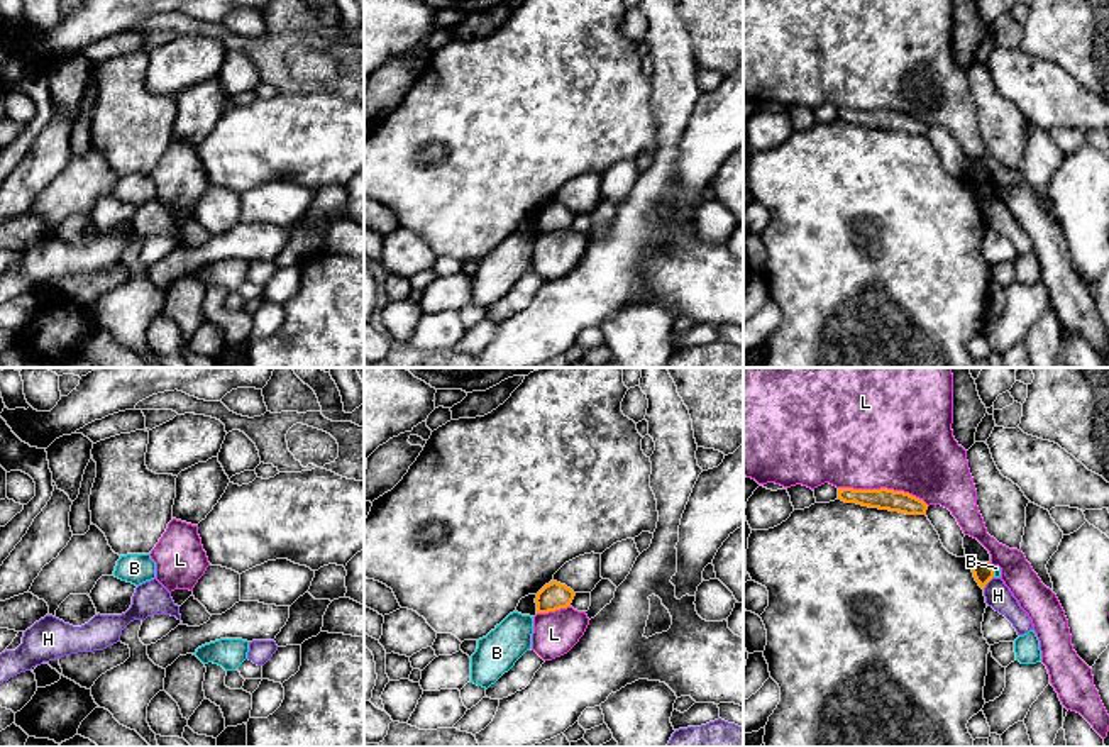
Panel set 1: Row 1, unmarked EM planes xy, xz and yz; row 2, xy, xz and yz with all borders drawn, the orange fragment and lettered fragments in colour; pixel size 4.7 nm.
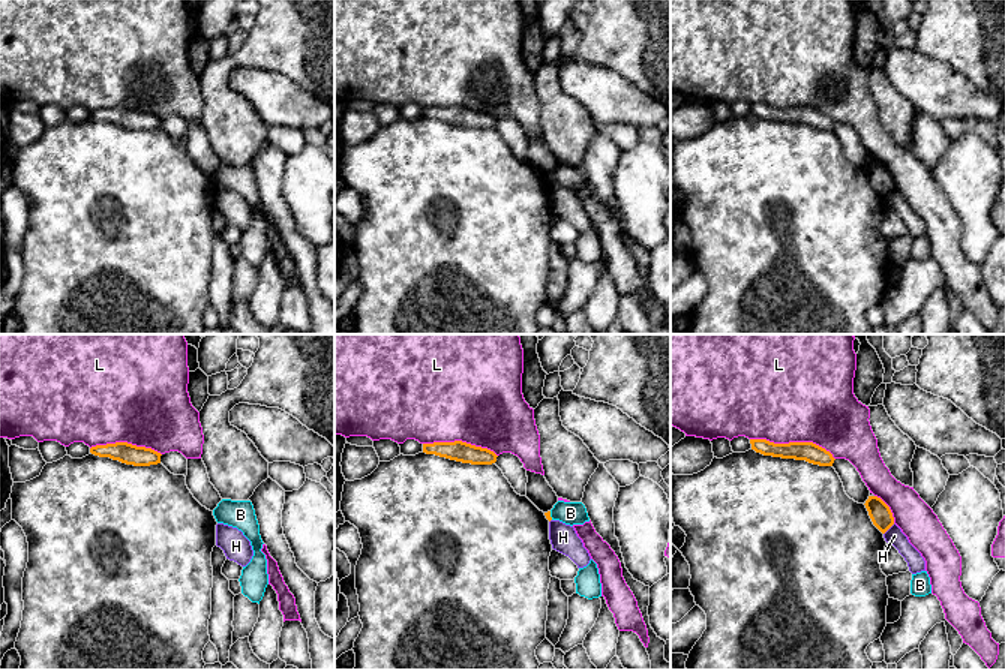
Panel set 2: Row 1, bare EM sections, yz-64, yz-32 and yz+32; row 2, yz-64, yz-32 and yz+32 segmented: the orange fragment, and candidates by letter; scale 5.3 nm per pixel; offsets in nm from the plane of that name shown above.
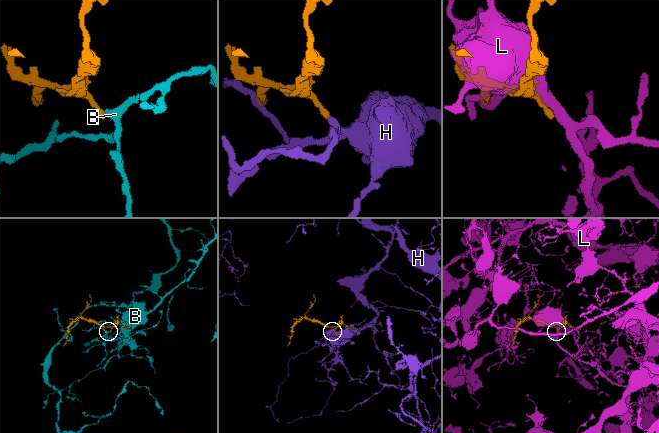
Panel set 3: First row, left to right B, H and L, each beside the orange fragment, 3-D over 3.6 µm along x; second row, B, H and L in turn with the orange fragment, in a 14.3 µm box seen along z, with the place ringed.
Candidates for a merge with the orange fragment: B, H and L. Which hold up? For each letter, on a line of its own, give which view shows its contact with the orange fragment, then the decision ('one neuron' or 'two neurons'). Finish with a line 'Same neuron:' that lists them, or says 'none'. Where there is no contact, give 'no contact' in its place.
B: meets orange in yz; two neurons
H: meets orange in yz; two neurons
L: meets orange in yz; two neurons
Same neuron: none

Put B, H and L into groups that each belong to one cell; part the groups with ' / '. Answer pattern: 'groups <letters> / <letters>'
groups B / H / L

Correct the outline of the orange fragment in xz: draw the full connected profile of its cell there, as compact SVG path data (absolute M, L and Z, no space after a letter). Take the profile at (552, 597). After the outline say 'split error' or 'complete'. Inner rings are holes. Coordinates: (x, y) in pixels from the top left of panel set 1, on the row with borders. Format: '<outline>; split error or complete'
M552 581L537 593L537 613L549 613L560 608L567 608L571 606L574 596L576 593L571 588Z; complete

